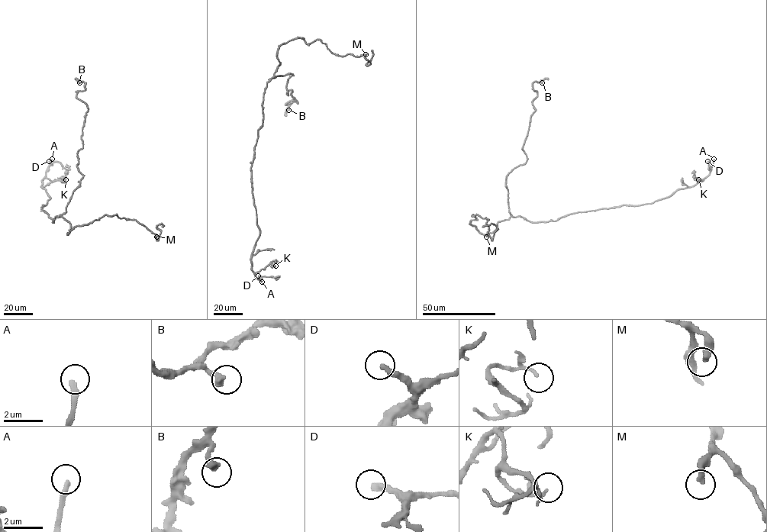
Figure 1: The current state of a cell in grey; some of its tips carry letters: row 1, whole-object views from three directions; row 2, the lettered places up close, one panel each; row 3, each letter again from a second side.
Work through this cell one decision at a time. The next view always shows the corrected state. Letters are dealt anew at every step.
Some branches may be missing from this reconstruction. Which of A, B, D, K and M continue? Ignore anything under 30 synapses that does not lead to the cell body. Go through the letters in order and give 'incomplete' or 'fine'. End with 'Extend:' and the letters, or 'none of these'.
A: incomplete
B: fine
D: incomplete
K: fine
M: fine
Extend: A, D

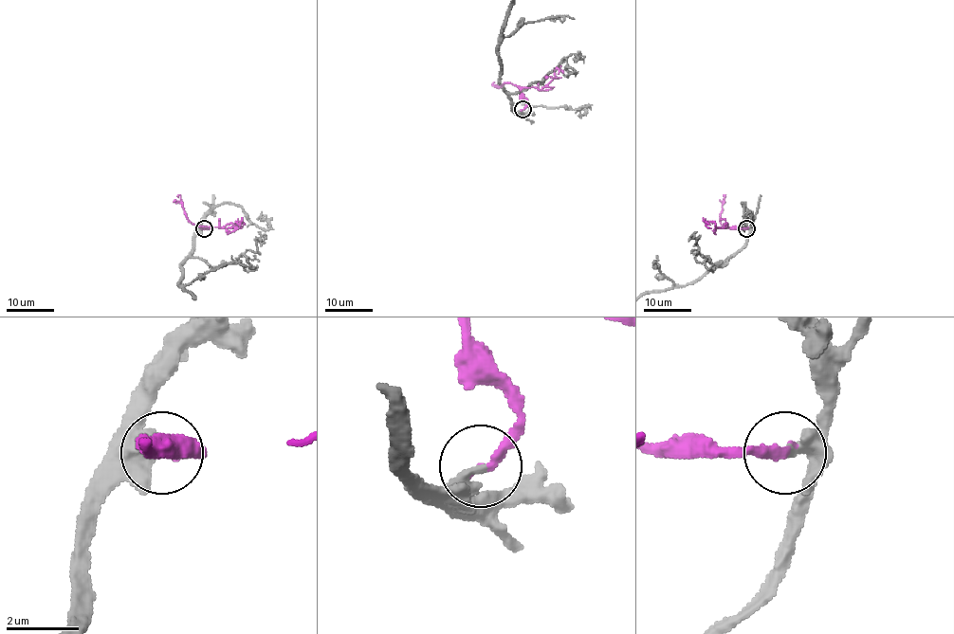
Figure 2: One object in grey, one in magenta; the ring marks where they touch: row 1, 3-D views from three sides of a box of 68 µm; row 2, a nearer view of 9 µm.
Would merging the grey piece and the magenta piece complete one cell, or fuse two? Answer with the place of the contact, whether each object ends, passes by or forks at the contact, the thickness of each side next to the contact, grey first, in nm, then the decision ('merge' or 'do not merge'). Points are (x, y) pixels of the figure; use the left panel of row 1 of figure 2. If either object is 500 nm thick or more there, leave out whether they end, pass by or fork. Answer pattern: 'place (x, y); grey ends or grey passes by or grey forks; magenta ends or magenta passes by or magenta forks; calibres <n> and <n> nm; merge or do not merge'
place (204, 228); grey ends; magenta ends; calibres 300 and 240 nm; merge

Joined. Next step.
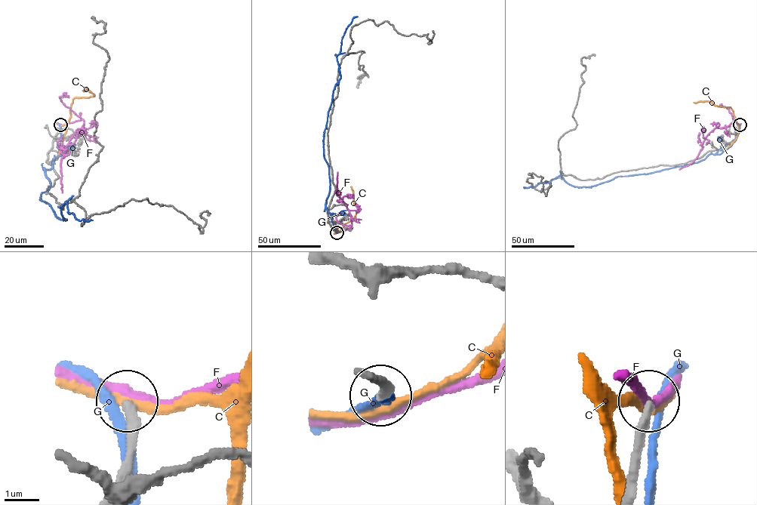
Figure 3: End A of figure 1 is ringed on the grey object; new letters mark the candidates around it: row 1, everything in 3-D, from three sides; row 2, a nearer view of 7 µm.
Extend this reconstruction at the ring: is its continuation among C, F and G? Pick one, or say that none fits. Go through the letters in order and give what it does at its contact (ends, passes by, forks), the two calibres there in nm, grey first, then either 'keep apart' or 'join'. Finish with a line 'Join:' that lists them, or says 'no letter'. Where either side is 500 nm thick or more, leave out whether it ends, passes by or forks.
C: it passes by | 280/240 nm | keep apart
F: it passes by | 280/260 nm | keep apart
G: it passes by | 340/240 nm | keep apart
Join: no letter

